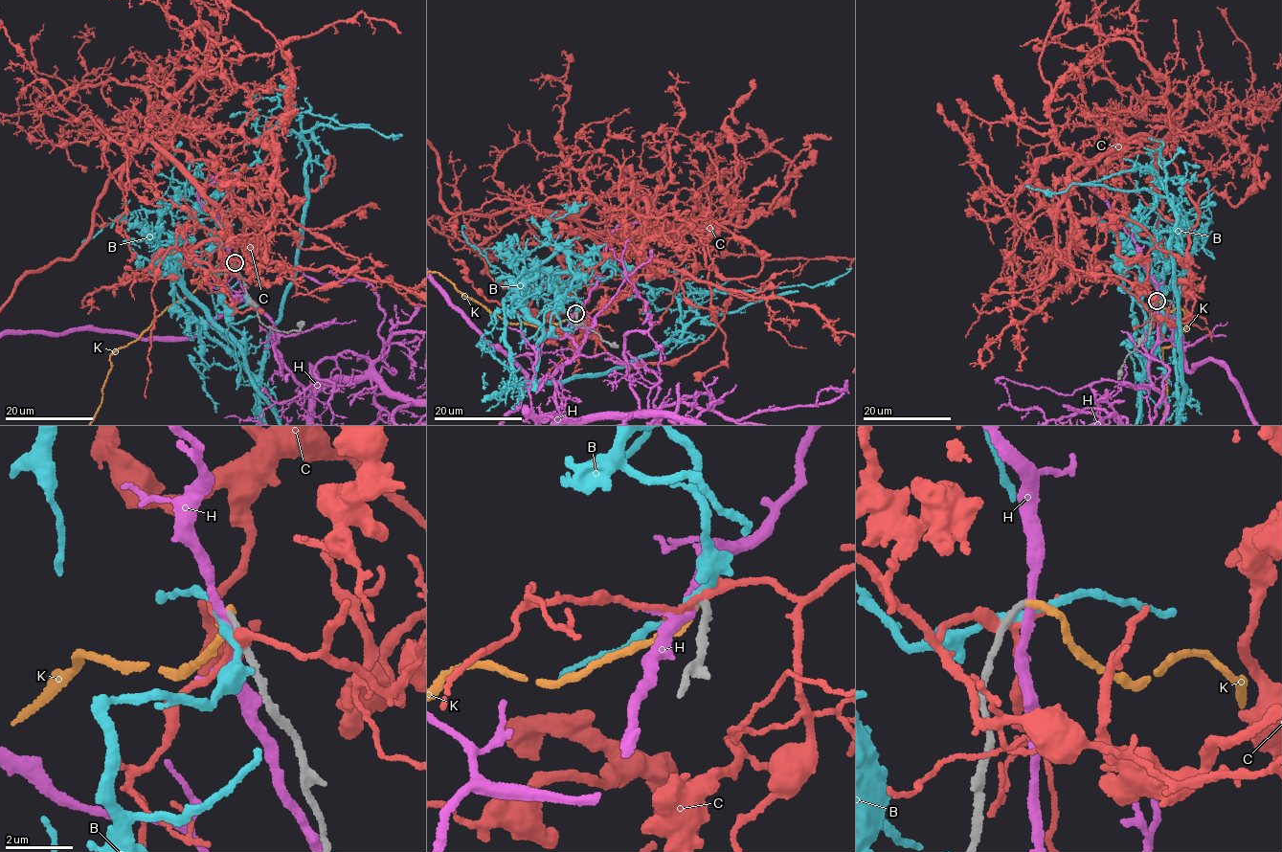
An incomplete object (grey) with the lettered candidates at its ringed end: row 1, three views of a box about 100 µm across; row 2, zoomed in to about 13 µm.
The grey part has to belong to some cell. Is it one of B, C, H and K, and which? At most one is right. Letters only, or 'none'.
K

